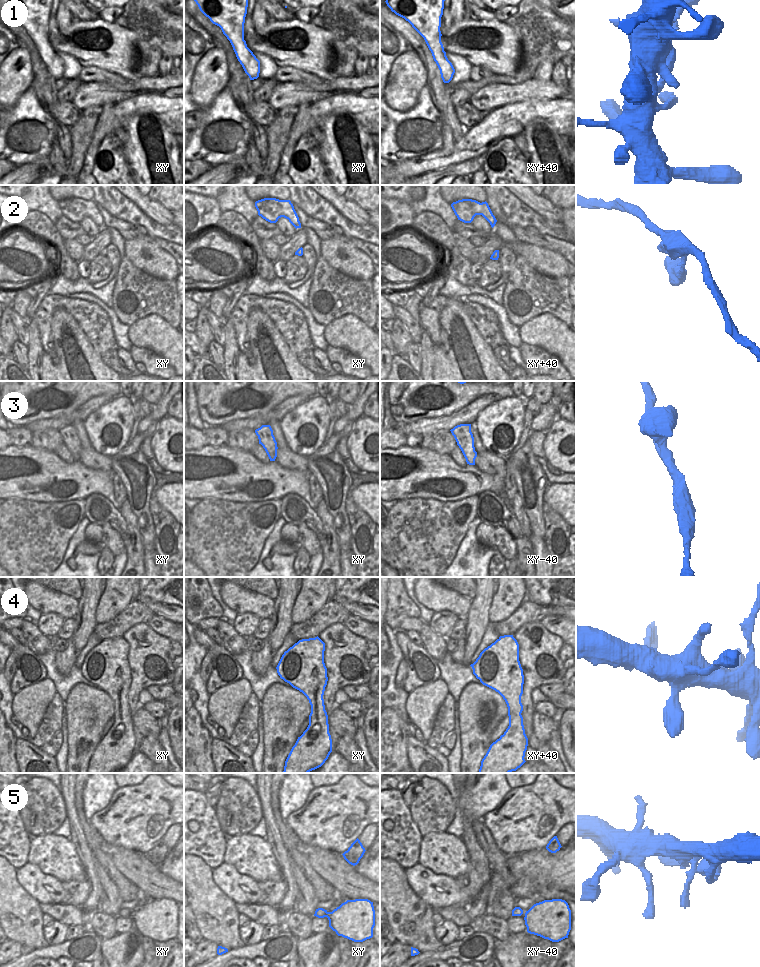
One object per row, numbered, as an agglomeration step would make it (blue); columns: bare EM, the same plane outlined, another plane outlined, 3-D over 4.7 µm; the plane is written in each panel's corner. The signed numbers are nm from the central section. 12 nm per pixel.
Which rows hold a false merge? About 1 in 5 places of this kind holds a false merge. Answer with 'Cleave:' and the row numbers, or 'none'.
Cleave: none

